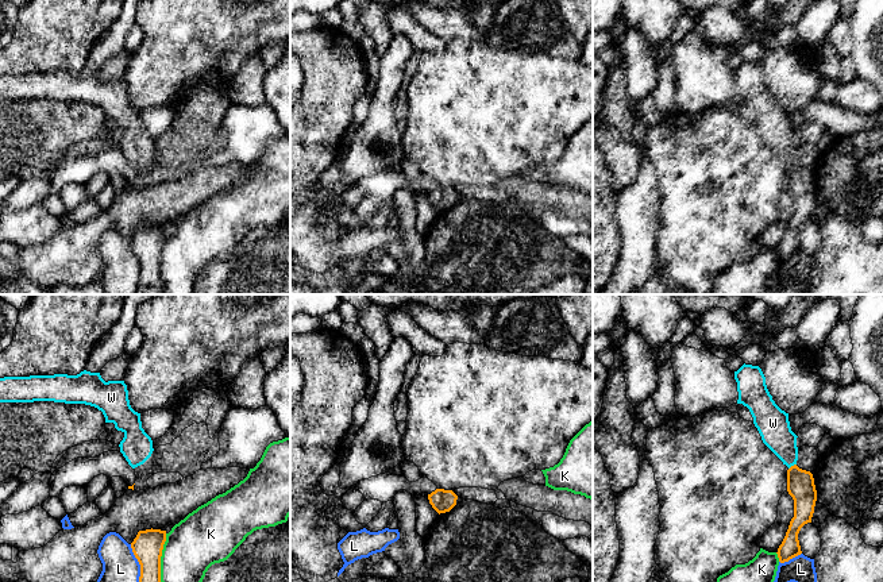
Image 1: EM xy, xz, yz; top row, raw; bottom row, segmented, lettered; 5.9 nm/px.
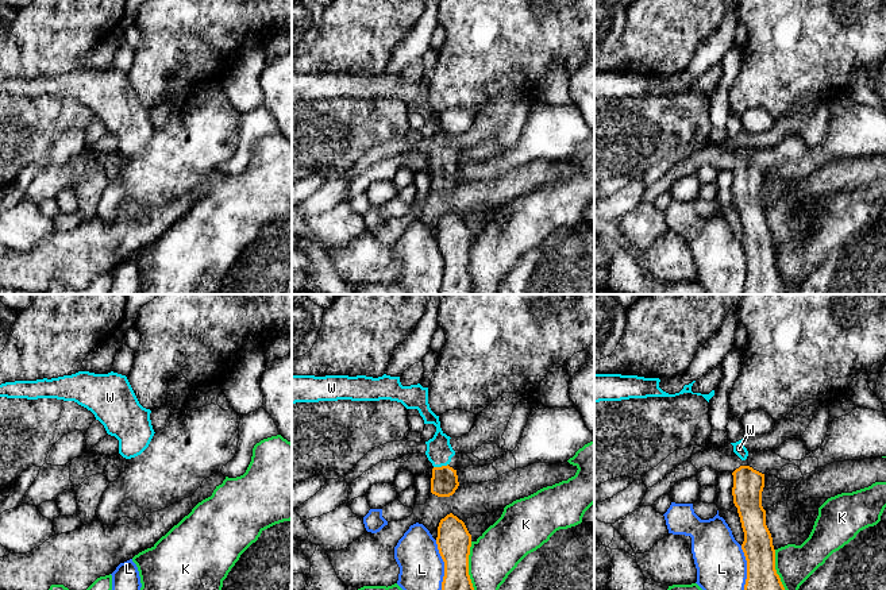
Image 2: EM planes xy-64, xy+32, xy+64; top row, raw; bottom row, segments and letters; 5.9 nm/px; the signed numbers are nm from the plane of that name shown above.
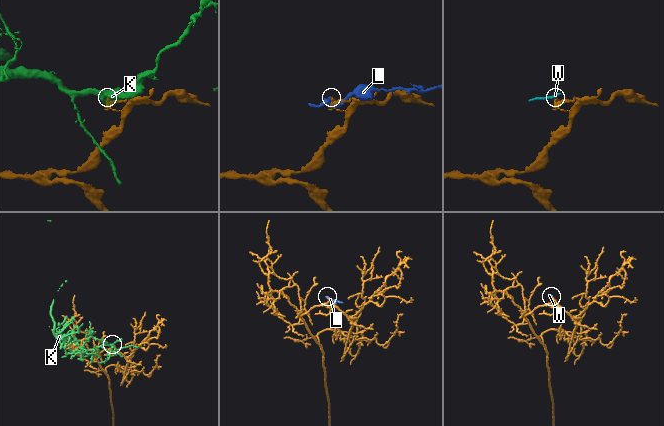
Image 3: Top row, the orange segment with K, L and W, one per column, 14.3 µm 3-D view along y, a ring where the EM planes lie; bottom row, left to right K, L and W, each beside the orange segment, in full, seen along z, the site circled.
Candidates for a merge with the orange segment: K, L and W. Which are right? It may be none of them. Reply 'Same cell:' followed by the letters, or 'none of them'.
Same cell: W

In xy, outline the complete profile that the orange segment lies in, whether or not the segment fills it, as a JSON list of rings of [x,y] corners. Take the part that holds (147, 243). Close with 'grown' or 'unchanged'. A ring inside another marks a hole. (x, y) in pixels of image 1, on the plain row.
[[[139,228],[131,240],[132,250],[140,262],[139,282],[135,294],[161,294],[161,254],[166,228]]]; unchanged

